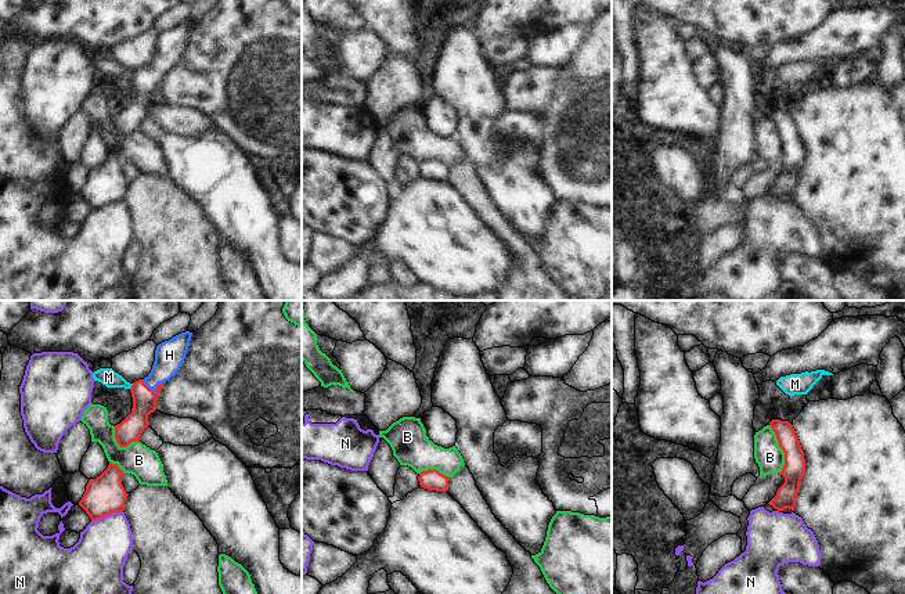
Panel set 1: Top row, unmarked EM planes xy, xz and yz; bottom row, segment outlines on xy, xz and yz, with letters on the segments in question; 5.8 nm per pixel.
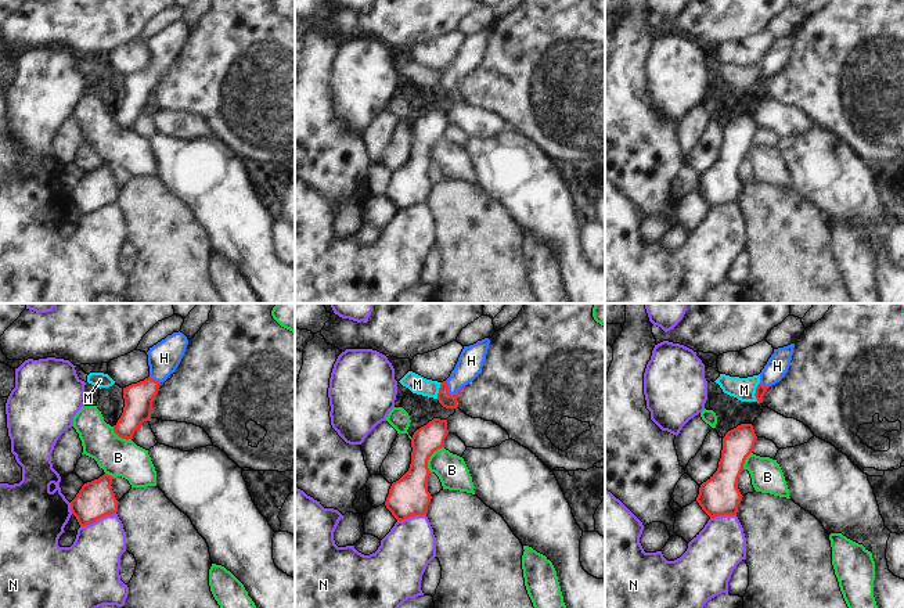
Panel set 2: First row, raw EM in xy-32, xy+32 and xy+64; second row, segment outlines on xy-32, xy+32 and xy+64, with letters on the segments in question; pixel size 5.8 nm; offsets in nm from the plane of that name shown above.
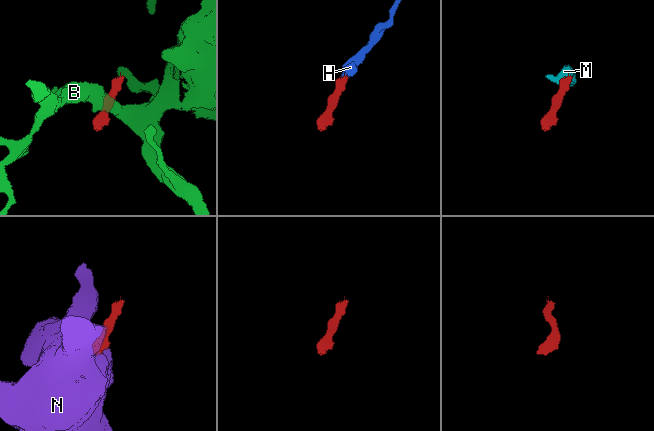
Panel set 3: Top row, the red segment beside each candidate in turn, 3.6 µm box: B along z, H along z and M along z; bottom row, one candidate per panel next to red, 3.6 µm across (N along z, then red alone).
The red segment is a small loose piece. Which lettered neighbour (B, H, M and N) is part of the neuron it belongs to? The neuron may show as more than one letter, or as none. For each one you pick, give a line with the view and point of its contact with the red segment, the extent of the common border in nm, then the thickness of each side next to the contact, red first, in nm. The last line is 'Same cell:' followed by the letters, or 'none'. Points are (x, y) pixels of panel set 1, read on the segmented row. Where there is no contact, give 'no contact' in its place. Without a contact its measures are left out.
H: xy (152, 391) | 130 nm | 140/170 nm
Same cell: H

